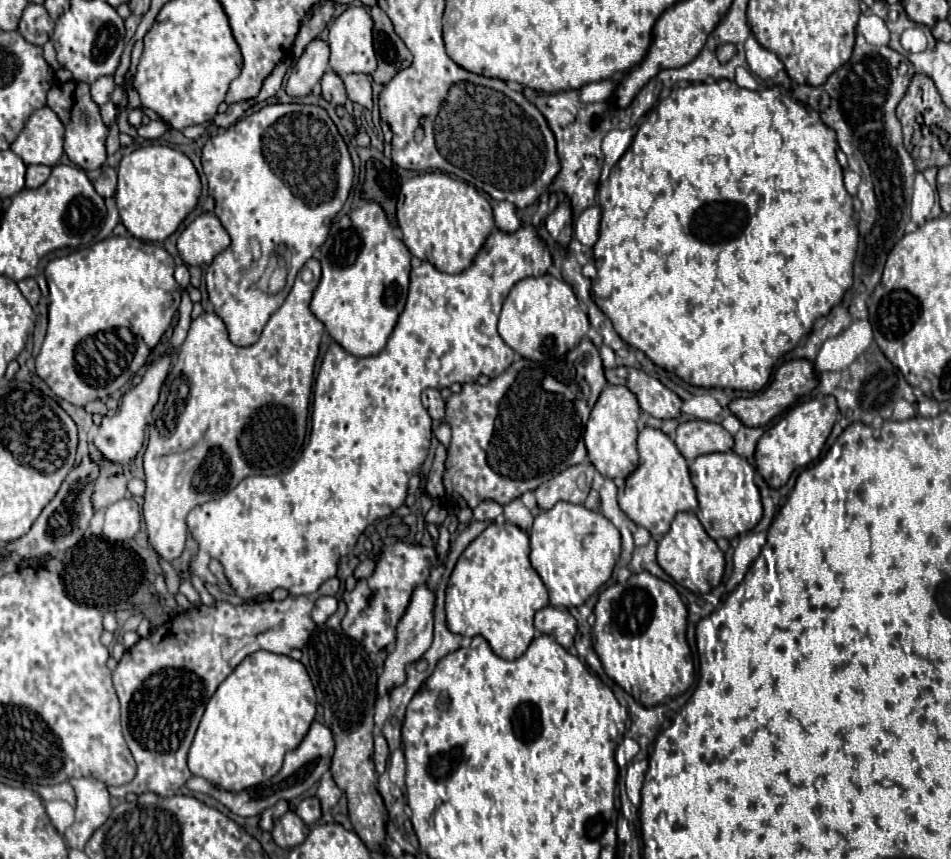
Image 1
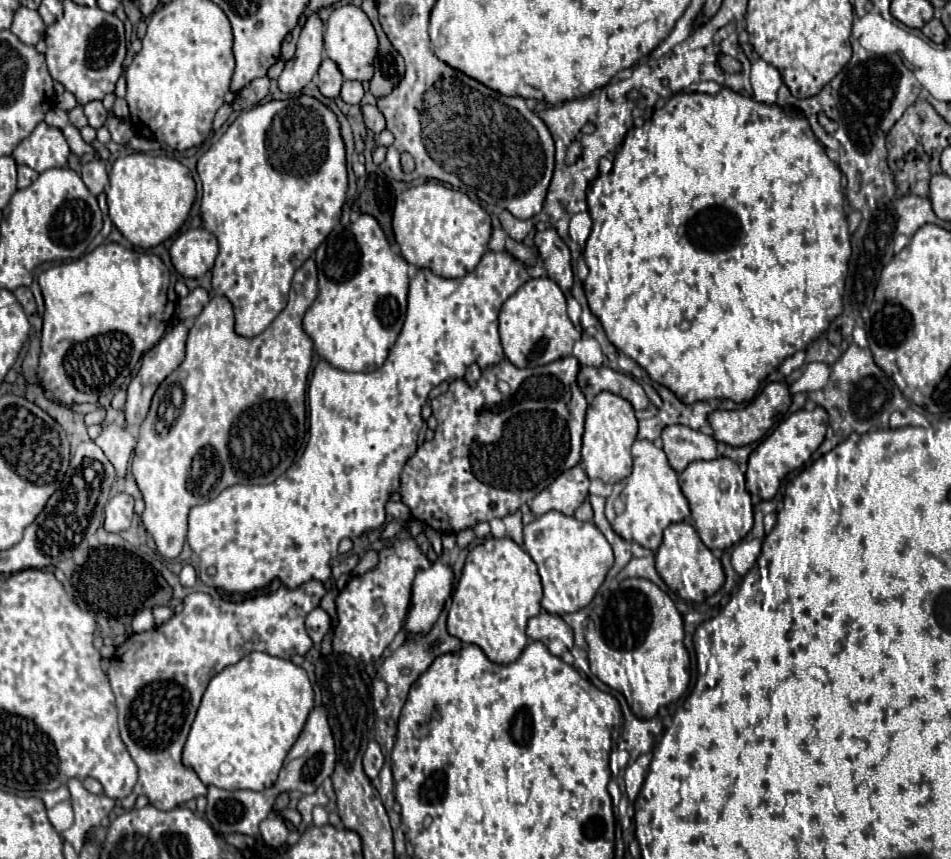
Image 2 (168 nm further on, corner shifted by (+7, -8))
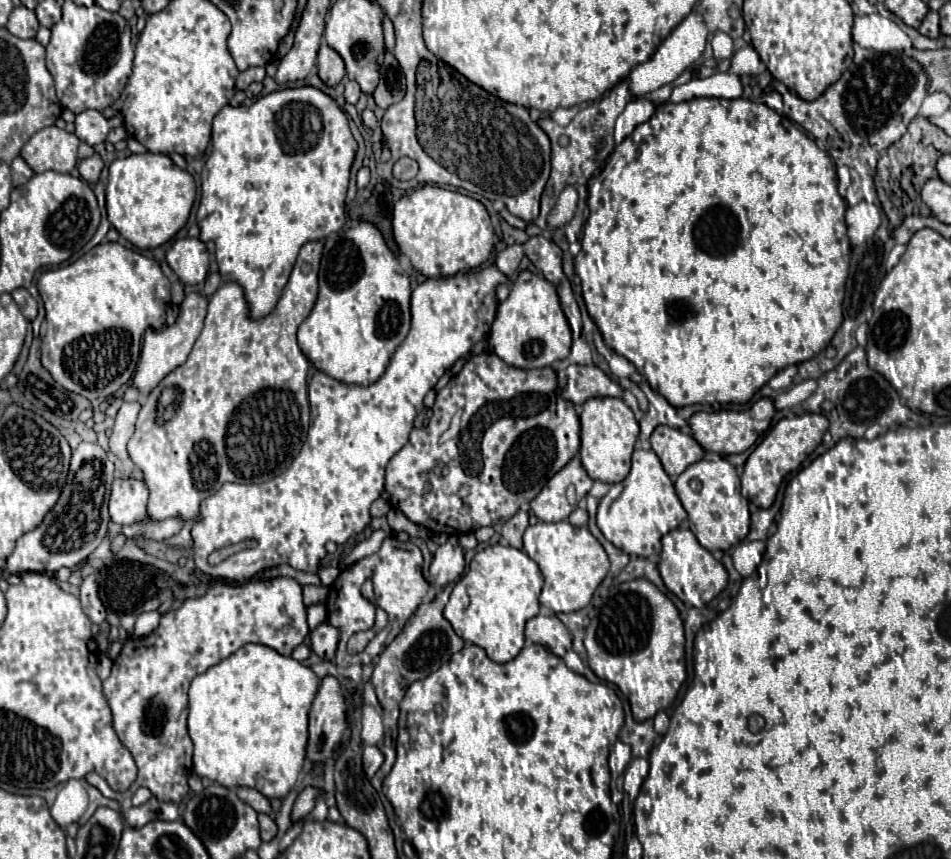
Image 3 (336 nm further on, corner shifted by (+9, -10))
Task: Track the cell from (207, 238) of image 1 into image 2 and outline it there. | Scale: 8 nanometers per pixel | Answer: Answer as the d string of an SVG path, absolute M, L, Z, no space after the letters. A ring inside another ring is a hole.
M191 228L179 234L169 248L175 270L185 278L201 278L211 270L217 252L217 240L205 228Z

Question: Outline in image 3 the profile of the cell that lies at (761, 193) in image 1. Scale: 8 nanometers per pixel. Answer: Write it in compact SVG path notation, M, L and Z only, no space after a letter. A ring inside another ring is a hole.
M693 98L687 102L665 102L657 106L653 118L637 126L613 150L599 176L587 182L589 218L583 228L581 252L575 256L575 272L581 278L583 298L589 316L603 334L603 340L617 354L635 364L637 372L649 380L653 390L665 394L671 406L689 404L747 404L767 380L791 364L801 364L819 354L835 330L841 326L845 280L849 272L849 238L845 224L847 204L837 192L835 164L815 140L795 128L781 114L765 104L737 98Z

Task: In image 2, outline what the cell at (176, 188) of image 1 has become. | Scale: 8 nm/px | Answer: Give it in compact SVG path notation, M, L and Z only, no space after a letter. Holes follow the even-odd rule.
M143 152L119 158L109 174L107 206L117 230L143 250L153 248L173 236L189 216L195 202L195 182L187 166L173 158L149 156Z

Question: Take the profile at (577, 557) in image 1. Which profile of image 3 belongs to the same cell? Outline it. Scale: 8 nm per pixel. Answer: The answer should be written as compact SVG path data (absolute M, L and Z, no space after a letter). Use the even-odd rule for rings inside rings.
M567 520L561 522L537 522L523 534L525 552L533 558L545 578L539 602L541 606L559 612L575 612L589 604L593 592L609 572L609 558L599 540L587 526L573 526Z

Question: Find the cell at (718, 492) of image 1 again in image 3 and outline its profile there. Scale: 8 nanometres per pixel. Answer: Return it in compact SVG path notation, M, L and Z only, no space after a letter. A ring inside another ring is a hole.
M719 458L717 462L711 460L699 460L695 464L691 464L675 482L675 490L677 496L683 504L683 508L689 514L689 522L691 522L691 532L695 534L695 538L699 540L701 546L705 546L707 550L729 550L731 546L735 546L737 542L741 542L747 534L749 534L749 502L739 496L739 476L735 472L735 466L729 464L727 460Z

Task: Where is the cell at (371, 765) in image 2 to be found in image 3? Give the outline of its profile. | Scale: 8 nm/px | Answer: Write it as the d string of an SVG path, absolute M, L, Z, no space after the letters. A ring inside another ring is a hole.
M365 746L363 750L363 770L367 774L367 778L373 778L375 772L381 768L383 764L383 754L377 746Z

